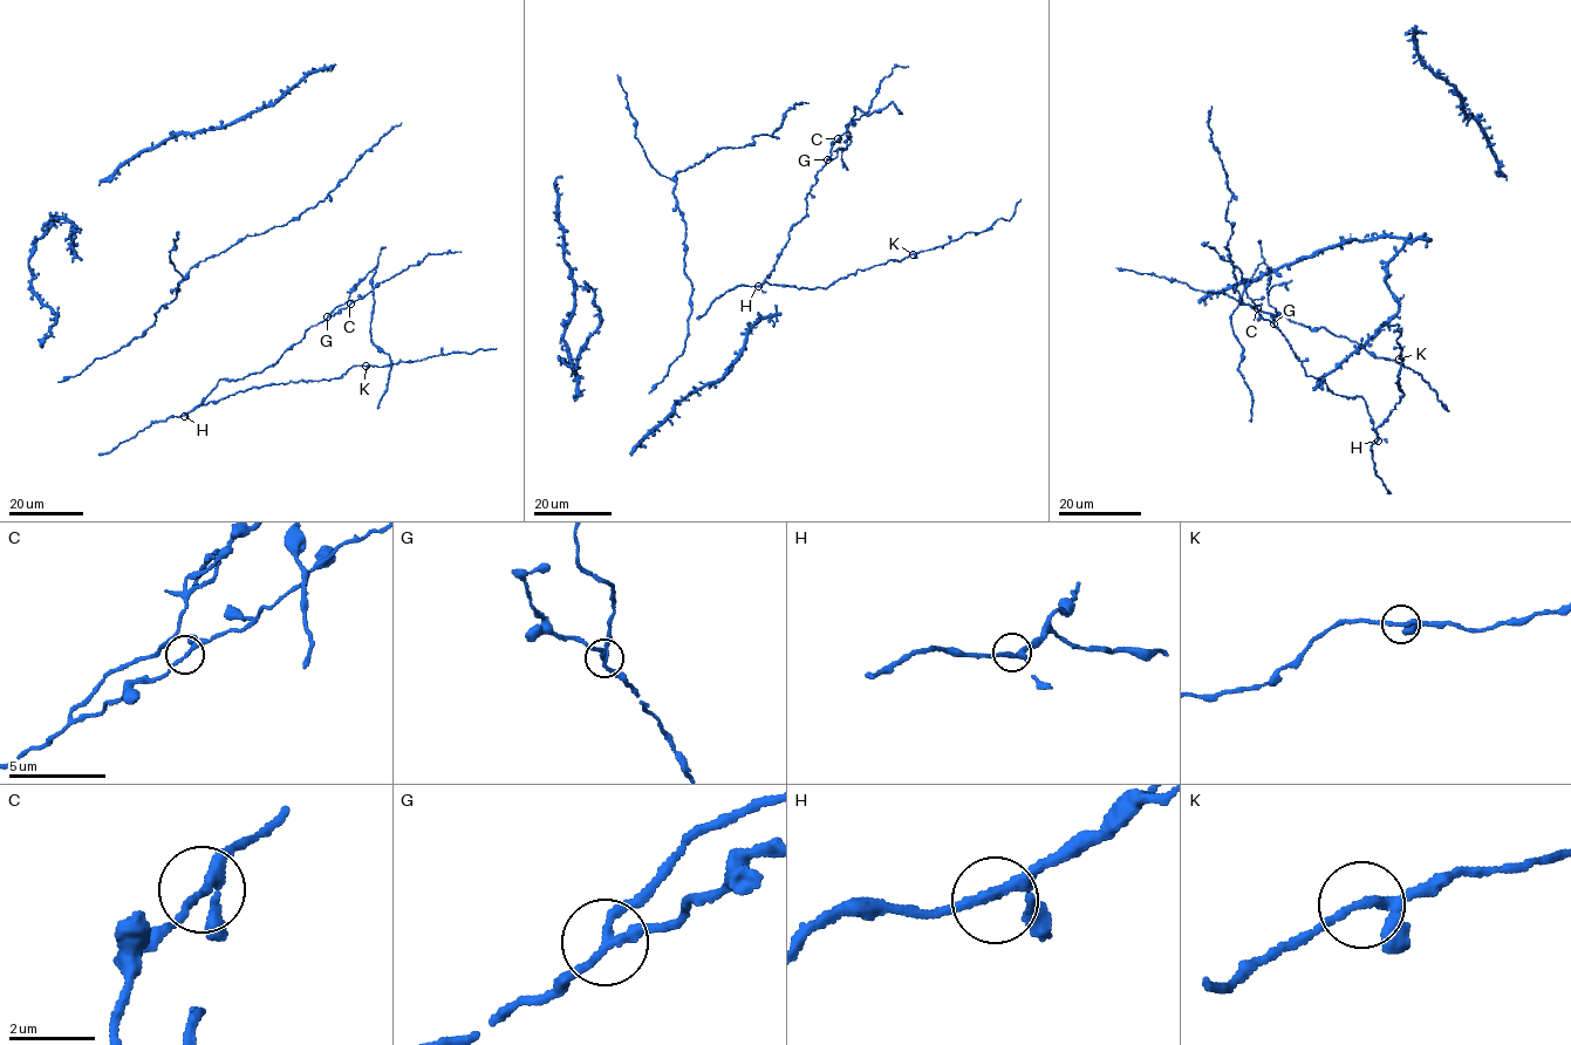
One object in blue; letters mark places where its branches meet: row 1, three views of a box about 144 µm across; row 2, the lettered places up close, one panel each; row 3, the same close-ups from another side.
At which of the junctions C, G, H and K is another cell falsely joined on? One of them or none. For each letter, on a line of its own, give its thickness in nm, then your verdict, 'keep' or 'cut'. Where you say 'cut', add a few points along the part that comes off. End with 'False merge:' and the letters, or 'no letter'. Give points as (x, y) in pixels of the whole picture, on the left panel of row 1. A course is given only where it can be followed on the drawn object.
C: calibre 180 nm; keep
G: calibre 200 nm; cut; course (327, 318), (349, 300), (350, 292), (377, 266), (371, 280), (371, 341), (391, 361), (387, 391), (377, 408)
H: calibre 200 nm; keep
K: calibre 170 nm; keep
False merge: G

